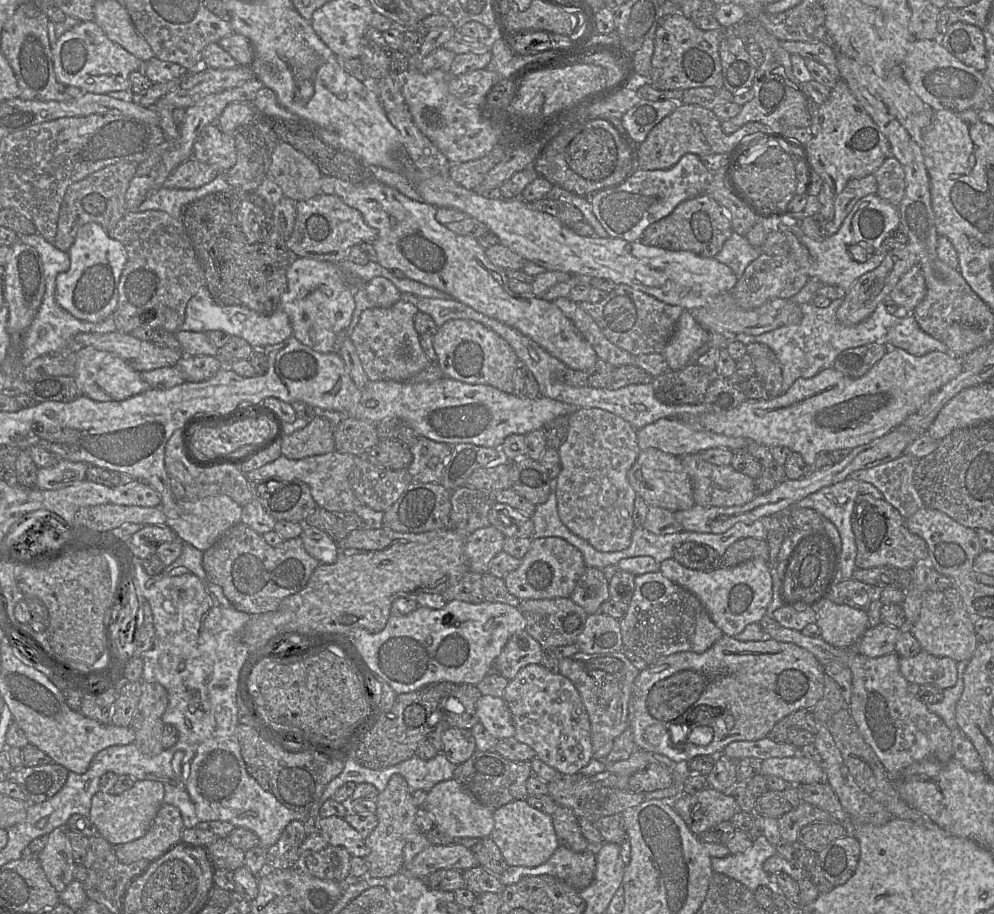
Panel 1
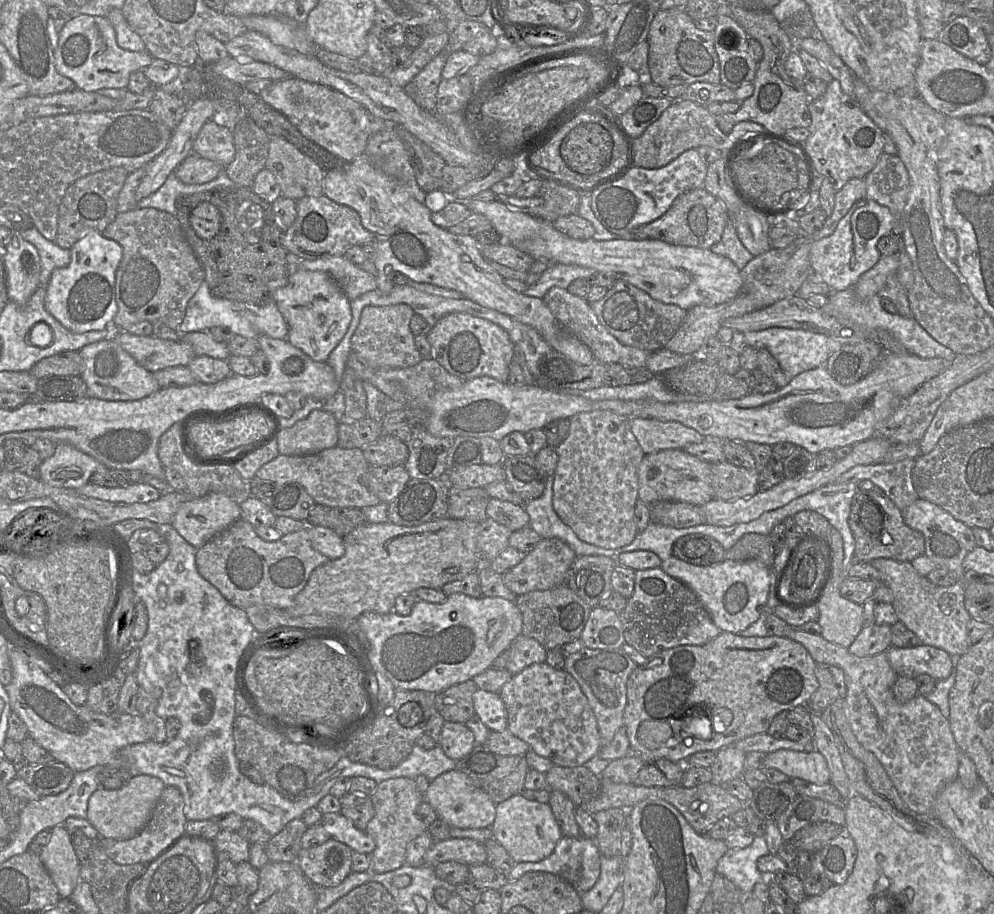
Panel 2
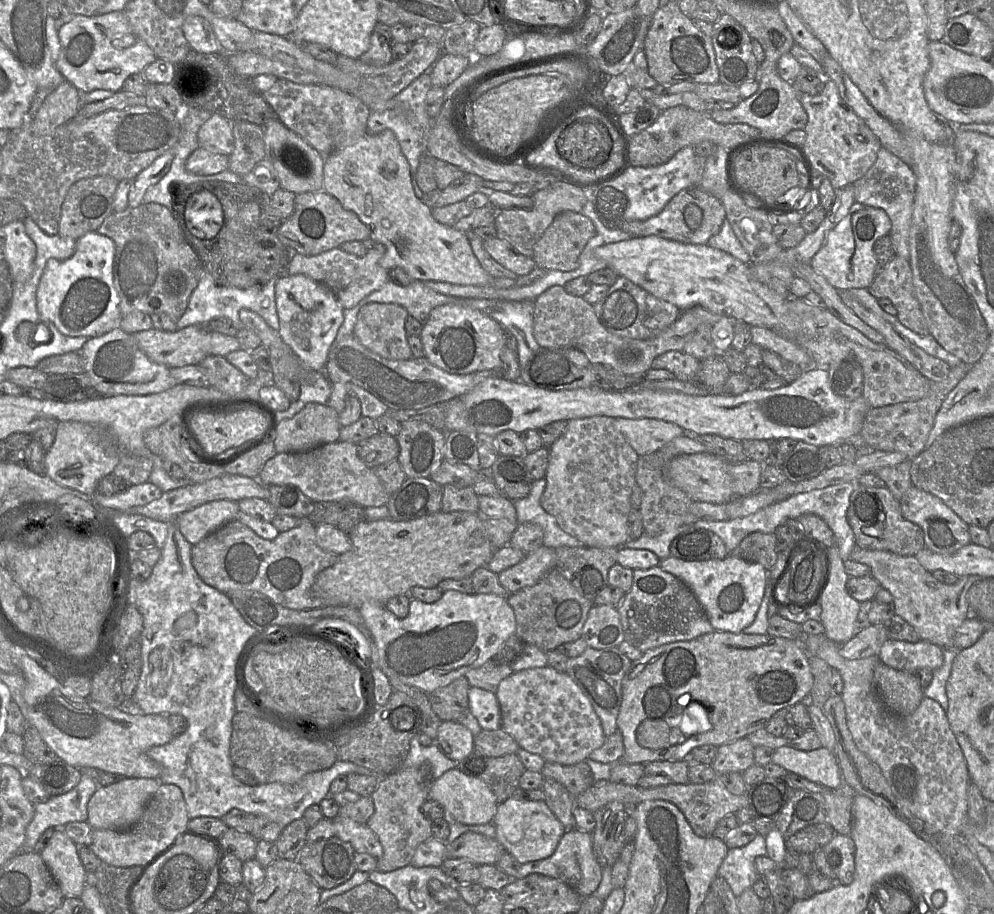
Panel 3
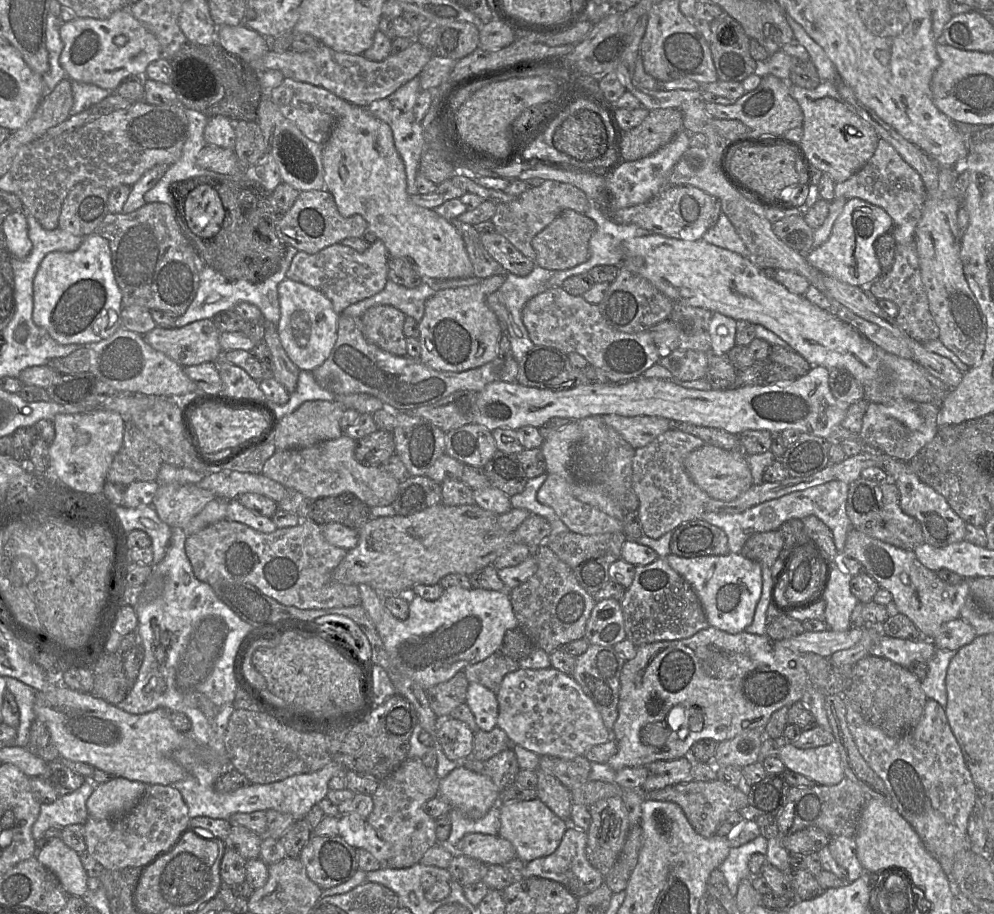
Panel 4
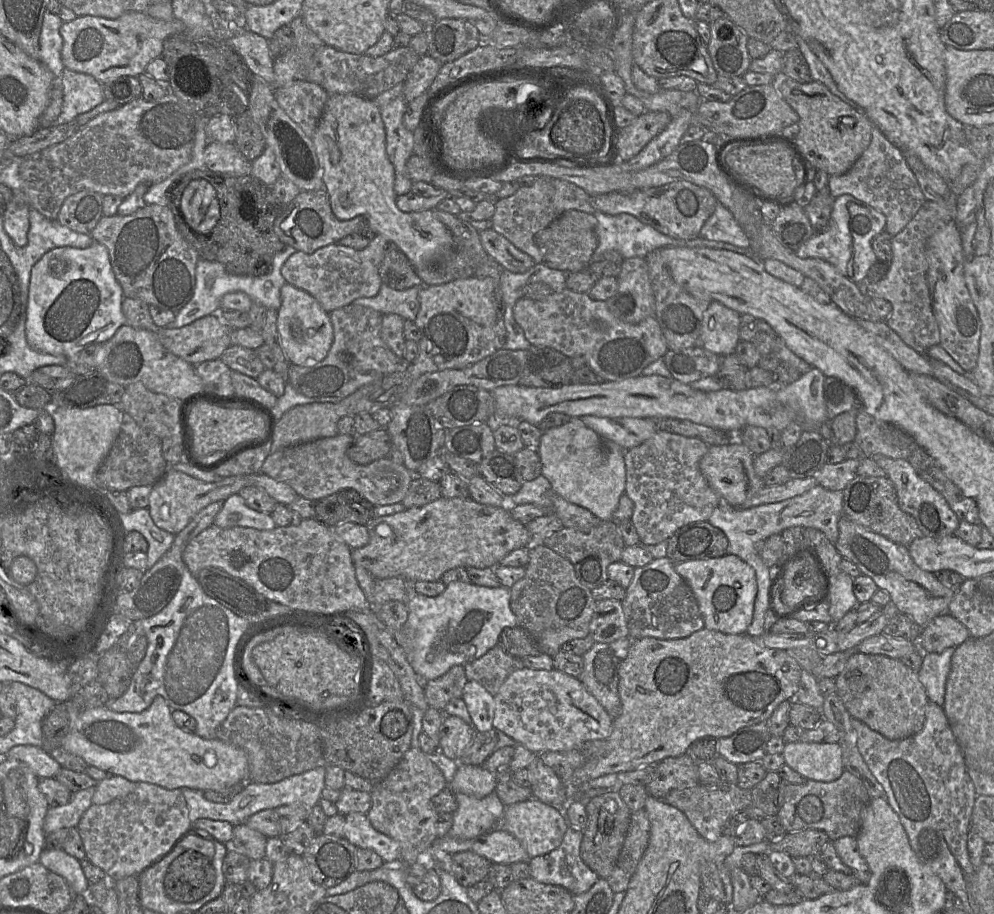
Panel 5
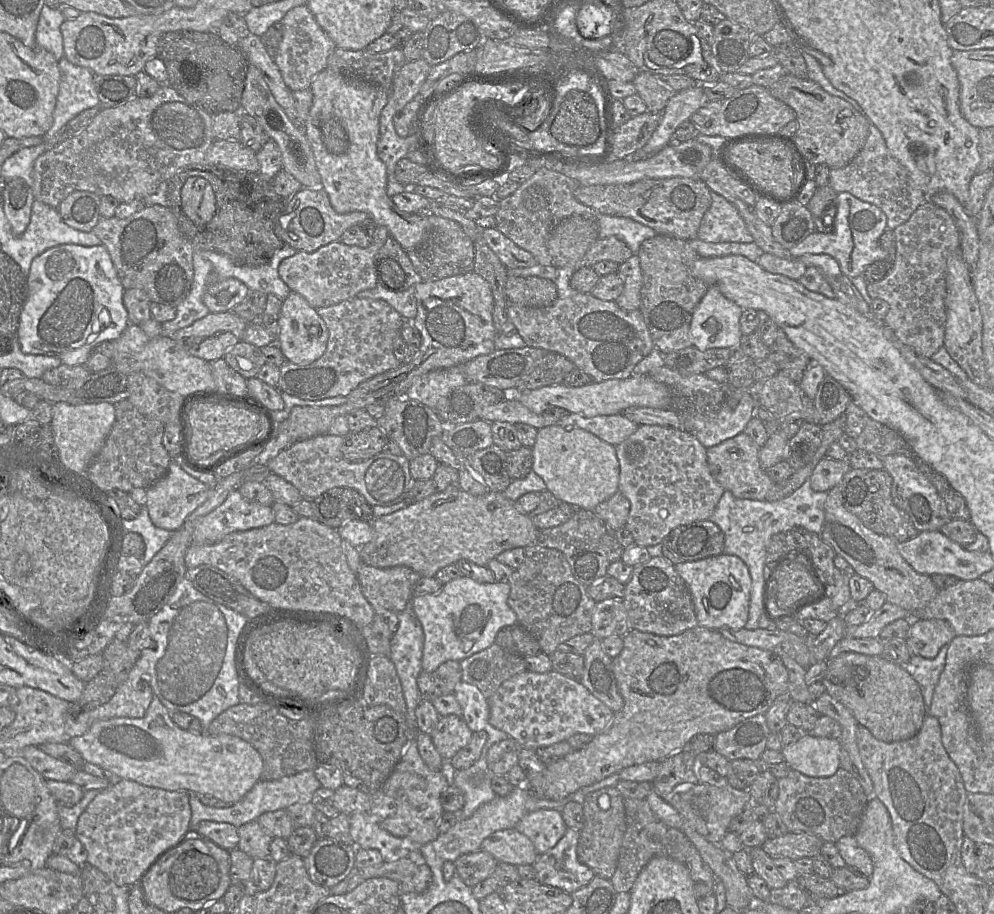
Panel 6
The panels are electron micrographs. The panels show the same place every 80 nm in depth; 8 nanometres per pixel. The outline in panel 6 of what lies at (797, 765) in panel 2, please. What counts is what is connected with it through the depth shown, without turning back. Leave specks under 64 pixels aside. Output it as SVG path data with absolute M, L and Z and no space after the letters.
M810 734L781 750L784 762L809 777L824 778L834 775L840 768L840 741Z

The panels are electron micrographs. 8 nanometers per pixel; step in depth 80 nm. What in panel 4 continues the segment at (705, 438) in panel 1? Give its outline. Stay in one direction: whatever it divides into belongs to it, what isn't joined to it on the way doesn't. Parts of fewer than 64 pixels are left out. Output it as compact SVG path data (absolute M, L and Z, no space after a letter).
M602 415L604 422L615 429L634 449L644 447L673 427L669 419L656 416Z

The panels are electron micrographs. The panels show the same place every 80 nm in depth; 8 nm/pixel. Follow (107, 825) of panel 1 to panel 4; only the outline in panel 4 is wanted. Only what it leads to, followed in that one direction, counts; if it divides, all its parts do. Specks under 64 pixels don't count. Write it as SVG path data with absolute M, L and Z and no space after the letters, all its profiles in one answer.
M112 777L97 785L87 800L89 817L102 820L125 815L140 801L147 786L124 777Z

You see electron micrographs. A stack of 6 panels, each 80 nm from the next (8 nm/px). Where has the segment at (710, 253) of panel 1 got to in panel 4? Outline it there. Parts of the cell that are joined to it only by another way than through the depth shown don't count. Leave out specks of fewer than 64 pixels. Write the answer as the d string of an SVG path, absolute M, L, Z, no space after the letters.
M673 185L663 188L646 203L617 211L611 219L617 224L634 224L650 234L668 238L697 241L713 227L722 212L720 201L703 190L691 185Z

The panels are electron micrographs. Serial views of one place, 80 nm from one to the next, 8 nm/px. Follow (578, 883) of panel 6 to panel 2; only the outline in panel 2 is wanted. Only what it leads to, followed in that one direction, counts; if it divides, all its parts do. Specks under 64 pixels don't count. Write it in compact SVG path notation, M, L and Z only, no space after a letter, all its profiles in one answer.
M562 836L552 854L547 858L539 862L515 863L514 867L507 875L507 880L517 880L528 872L548 872L564 879L581 894L587 892L596 884L600 876L600 868L601 854L593 839L584 836L579 838Z

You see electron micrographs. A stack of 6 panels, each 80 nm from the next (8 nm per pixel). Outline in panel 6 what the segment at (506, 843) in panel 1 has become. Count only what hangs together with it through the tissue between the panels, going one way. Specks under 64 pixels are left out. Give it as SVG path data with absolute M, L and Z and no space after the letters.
M539 809L526 814L515 829L527 836L538 855L553 848L566 833L568 827L559 809Z

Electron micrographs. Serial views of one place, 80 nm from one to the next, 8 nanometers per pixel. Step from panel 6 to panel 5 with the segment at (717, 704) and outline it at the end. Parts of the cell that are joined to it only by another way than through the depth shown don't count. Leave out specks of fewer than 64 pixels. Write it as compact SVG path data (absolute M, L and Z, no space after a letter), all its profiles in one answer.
M704 627L686 638L658 639L644 637L632 640L629 653L620 663L618 692L621 699L621 713L614 719L610 736L606 739L604 752L594 758L588 758L586 762L576 769L570 778L570 791L586 787L589 781L607 774L618 774L621 772L640 769L647 765L657 765L668 757L678 757L688 753L693 742L700 738L712 737L715 739L729 737L743 728L766 722L774 710L783 701L791 701L799 688L802 668L798 662L791 657L786 650L773 649L758 644L756 640L745 634L726 634L721 631L710 630Z

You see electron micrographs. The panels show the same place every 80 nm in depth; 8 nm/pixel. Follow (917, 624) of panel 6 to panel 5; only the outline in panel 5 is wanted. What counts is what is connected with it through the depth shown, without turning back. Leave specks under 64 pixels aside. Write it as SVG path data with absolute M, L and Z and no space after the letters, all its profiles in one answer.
M940 615L922 627L918 647L923 653L940 653L946 648L956 648L970 638L969 630L951 615Z

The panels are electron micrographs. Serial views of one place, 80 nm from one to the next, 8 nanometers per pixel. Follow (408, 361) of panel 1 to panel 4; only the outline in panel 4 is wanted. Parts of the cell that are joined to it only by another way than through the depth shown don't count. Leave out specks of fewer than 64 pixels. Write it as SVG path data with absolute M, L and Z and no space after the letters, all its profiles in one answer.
M390 305L369 308L361 317L365 338L395 356L407 356L406 336L403 332L406 315Z

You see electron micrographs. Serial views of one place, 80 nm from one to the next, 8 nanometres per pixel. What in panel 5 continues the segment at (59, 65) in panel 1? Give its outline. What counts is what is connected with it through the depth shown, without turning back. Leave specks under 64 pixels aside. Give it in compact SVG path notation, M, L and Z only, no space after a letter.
M129 11L117 19L78 16L70 22L63 22L60 27L63 38L62 62L67 69L89 74L100 84L123 76L138 77L152 60L161 57L164 41L181 33L186 33L185 24L181 20L174 18L164 21L144 12Z

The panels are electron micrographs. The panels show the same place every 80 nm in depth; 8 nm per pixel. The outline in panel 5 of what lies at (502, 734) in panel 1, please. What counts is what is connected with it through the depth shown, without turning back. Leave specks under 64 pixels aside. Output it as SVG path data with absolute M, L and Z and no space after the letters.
M468 680L463 688L461 699L466 704L471 717L471 725L476 732L493 729L495 701L482 685Z

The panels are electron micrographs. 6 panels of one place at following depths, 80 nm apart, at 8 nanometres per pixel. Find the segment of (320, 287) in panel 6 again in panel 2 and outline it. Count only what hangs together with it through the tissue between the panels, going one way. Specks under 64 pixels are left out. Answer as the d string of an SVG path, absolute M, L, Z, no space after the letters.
M344 255L319 259L297 258L296 268L328 273L341 287L350 301L366 292L377 289L376 275L363 270Z

